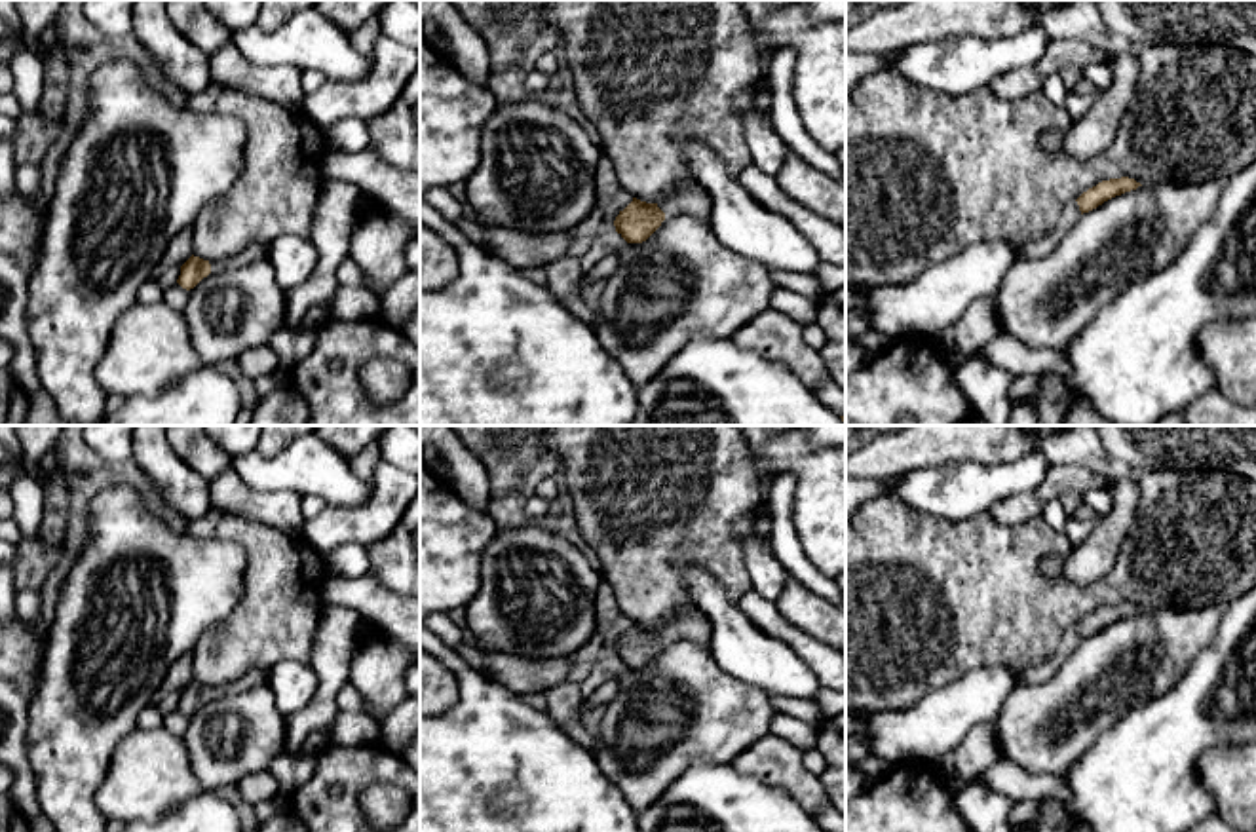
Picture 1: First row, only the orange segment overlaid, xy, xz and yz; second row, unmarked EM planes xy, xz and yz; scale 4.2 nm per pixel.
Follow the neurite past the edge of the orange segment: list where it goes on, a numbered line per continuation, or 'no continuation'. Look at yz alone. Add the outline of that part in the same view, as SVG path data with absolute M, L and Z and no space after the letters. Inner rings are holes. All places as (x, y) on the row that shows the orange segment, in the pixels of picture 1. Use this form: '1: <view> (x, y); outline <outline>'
1: yz (1042, 247); outline M1075 199L1068 201L1056 226L1036 241L1028 241L1018 247L1018 258L1034 260L1049 256L1060 241L1068 236L1074 224L1079 220L1081 211Z

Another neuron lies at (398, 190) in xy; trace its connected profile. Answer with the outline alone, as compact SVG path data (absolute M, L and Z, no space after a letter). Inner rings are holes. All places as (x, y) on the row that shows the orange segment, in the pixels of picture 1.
M327 150L321 163L323 179L355 184L363 198L382 203L407 220L420 237L420 173L386 163L374 150Z

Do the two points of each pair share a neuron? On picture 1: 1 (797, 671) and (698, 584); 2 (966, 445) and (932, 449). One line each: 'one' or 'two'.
1: one
2: one

